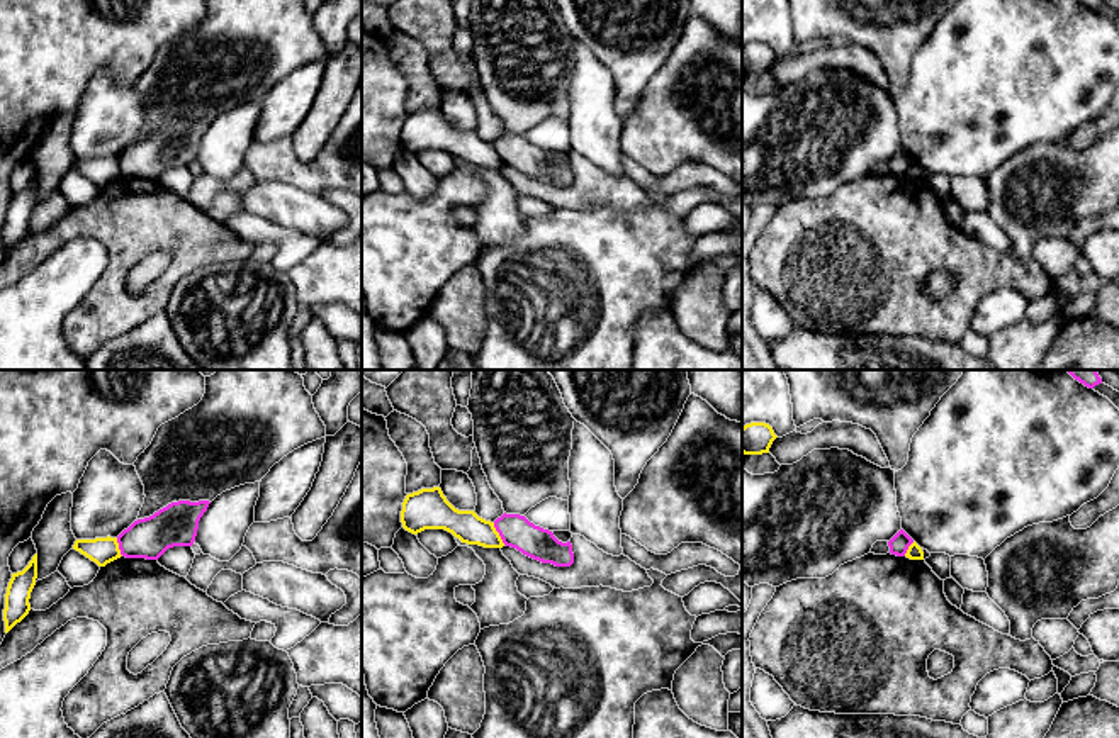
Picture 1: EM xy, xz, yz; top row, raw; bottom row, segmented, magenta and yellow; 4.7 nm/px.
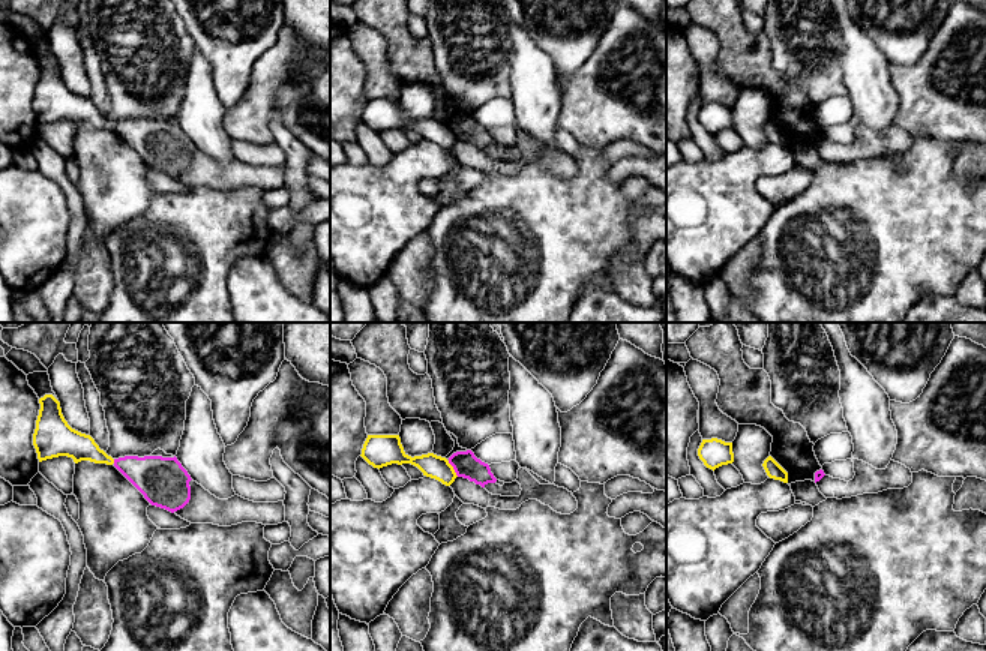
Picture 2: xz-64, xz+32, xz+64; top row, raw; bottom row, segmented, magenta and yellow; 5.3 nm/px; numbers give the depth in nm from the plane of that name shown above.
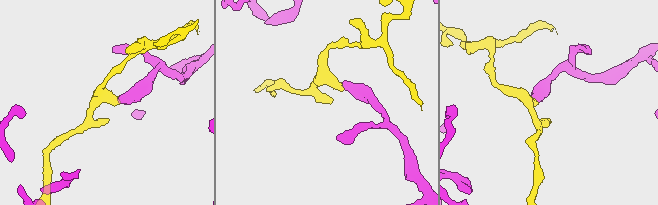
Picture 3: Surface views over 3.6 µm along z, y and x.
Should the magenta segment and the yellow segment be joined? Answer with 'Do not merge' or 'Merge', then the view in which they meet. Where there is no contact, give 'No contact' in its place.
Do not merge. Touches magenta in xz

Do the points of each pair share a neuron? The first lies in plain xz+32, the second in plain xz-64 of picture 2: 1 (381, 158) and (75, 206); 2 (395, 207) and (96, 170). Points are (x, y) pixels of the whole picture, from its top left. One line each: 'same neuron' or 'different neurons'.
1: same neuron
2: different neurons

